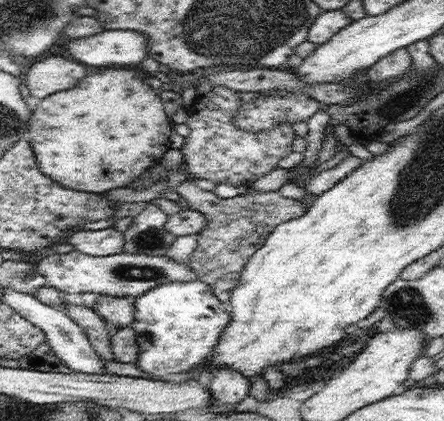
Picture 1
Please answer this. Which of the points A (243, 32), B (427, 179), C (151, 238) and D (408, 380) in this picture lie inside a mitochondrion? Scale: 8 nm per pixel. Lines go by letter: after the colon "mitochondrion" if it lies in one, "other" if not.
A: mitochondrion
B: mitochondrion
C: mitochondrion
D: other

